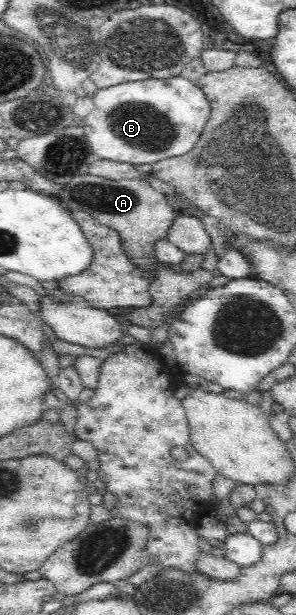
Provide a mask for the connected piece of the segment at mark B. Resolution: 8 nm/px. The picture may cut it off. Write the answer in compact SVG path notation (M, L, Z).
M180 75L168 79L150 78L119 83L100 89L91 95L93 109L83 120L85 136L90 150L100 159L126 164L154 164L155 162L185 155L198 141L208 117L210 102L193 81Z

